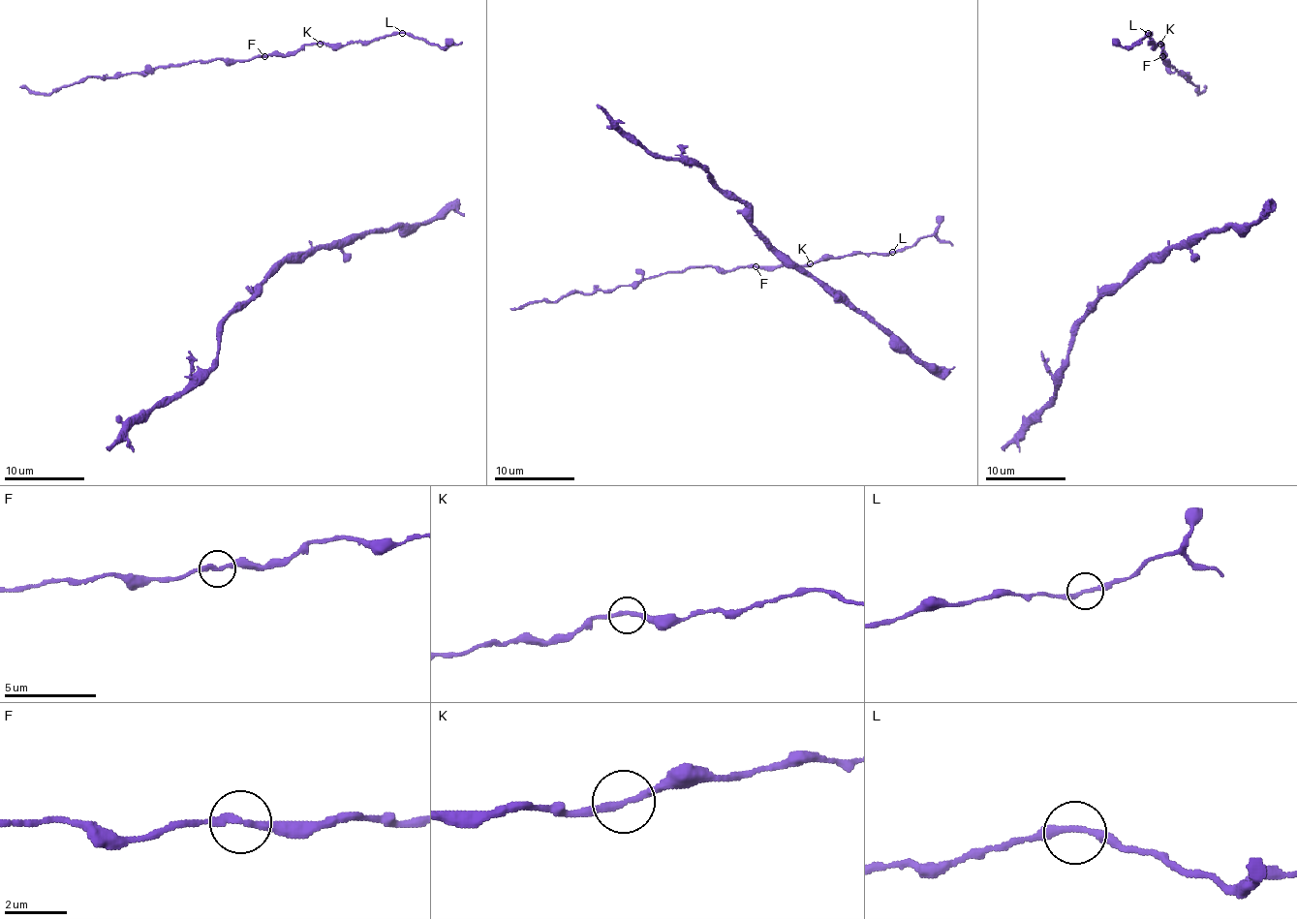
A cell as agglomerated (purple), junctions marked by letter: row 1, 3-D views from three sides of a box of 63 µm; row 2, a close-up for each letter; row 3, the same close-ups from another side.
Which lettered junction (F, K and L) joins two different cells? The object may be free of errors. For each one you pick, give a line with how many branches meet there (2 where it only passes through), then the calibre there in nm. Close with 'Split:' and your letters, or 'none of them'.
Split: none of them

